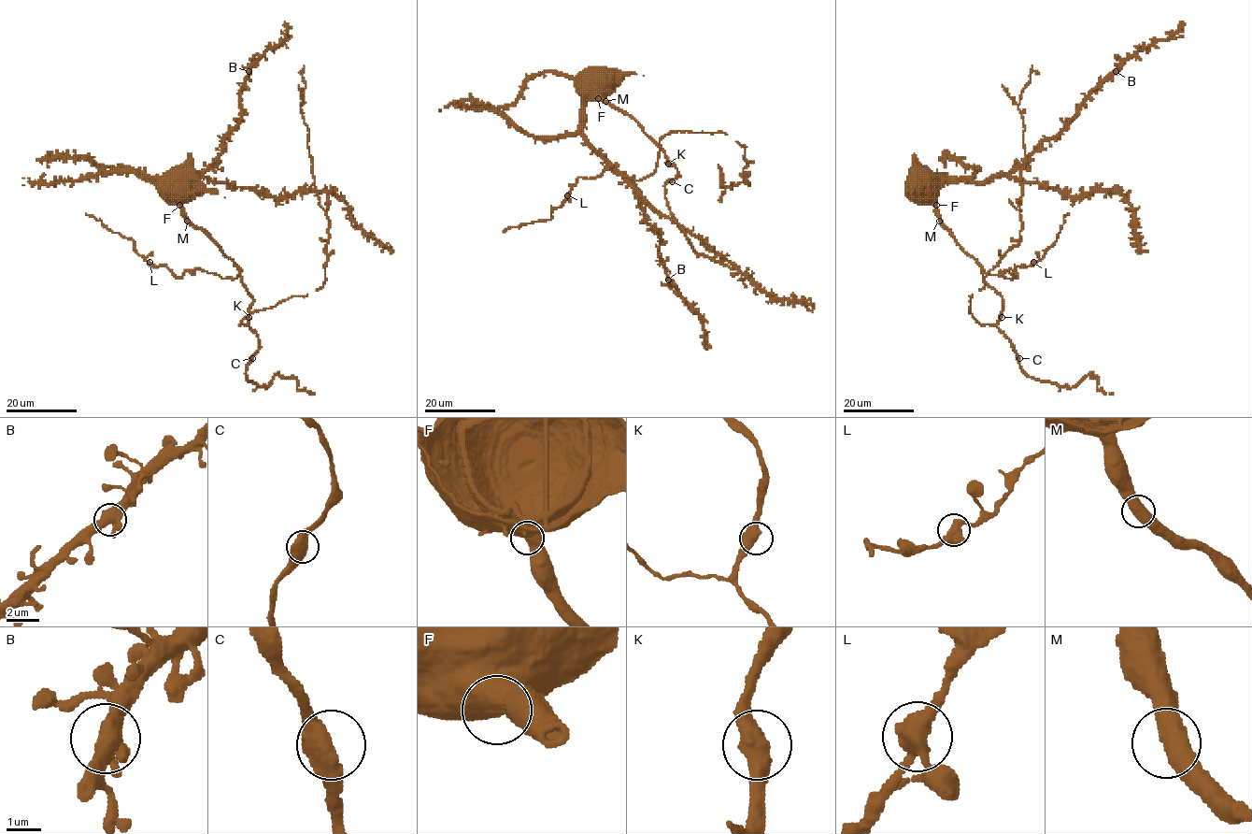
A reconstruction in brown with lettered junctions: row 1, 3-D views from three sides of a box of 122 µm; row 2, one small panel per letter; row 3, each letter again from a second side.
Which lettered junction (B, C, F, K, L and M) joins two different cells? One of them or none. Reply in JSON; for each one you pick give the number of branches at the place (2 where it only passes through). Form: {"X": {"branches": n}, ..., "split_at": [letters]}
{"split_at": []}

